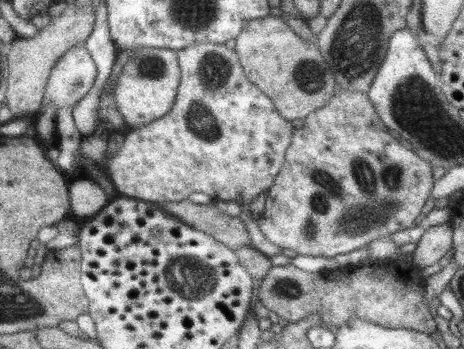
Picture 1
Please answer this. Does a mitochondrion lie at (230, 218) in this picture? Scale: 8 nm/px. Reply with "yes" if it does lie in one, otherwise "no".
no

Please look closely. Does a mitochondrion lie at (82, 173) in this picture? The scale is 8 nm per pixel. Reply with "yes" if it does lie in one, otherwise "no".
no

